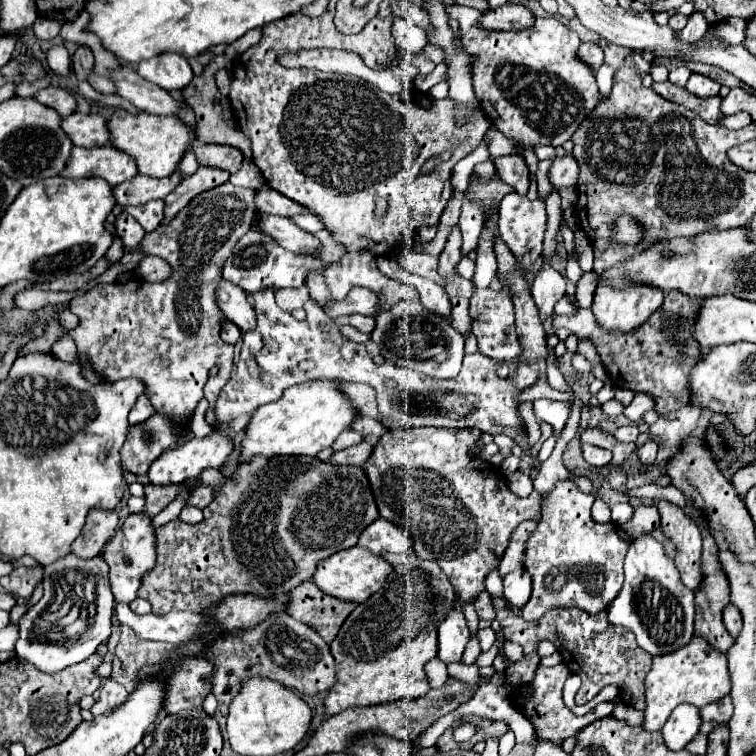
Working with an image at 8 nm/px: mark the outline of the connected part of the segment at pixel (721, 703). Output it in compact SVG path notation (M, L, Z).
M723 696L721 700L713 702L713 704L707 704L705 708L701 708L701 718L703 718L703 724L701 724L701 734L709 734L711 728L715 724L727 724L733 716L733 700L731 696Z

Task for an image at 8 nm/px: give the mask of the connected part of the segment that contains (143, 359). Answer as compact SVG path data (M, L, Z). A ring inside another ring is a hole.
M225 182L213 190L201 192L181 212L177 212L177 216L169 224L159 224L153 232L145 234L145 240L141 244L143 252L165 258L165 262L171 266L171 276L167 280L147 282L135 278L127 284L99 284L87 290L83 296L73 298L69 304L69 310L79 316L79 324L69 332L69 336L75 340L77 350L89 356L93 368L107 382L131 376L143 380L147 384L147 396L155 410L181 428L187 428L197 402L203 398L203 386L209 378L209 370L213 366L227 364L227 360L231 360L233 364L233 346L225 344L219 338L225 314L217 306L215 290L223 278L221 268L227 256L231 254L237 240L245 236L247 230L251 230L255 218L255 190L239 188L231 182Z

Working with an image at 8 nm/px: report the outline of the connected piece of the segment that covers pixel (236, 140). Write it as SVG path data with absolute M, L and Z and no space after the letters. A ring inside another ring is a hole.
M221 54L221 56L213 56L211 58L211 64L205 66L205 72L201 72L201 76L195 76L189 86L183 88L183 96L185 96L185 102L193 108L195 116L197 116L197 140L207 144L207 142L213 142L213 144L229 144L229 146L235 146L243 152L245 158L249 158L251 154L251 144L249 140L243 136L243 132L237 128L237 124L233 124L231 120L225 120L227 114L227 104L229 100L227 98L221 98L219 92L217 92L217 86L215 86L215 72L219 68L225 68L227 66L227 56ZM217 100L217 104L215 104Z

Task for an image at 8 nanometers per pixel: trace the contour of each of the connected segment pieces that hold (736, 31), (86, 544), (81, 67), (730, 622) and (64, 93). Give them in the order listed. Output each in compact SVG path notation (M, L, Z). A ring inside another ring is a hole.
M741 18L723 20L717 30L727 44L743 44L745 32L747 32L747 20L741 20Z
M91 508L87 516L87 524L83 526L83 532L73 542L73 554L81 558L93 558L101 552L105 542L115 534L119 524L119 516L115 510L103 510L103 508Z
M79 46L75 52L73 52L73 68L75 68L75 74L79 80L85 80L87 74L91 72L91 66L93 66L93 52L89 46Z
M727 604L727 606L725 606L723 622L725 622L727 632L729 632L733 638L737 638L737 634L739 634L741 628L743 628L743 620L741 620L741 614L737 612L737 608L733 608L733 604Z
M61 86L43 88L35 94L35 98L45 106L55 108L63 118L67 118L69 114L73 114L77 110L77 102L75 102L73 94L67 88L61 88Z

